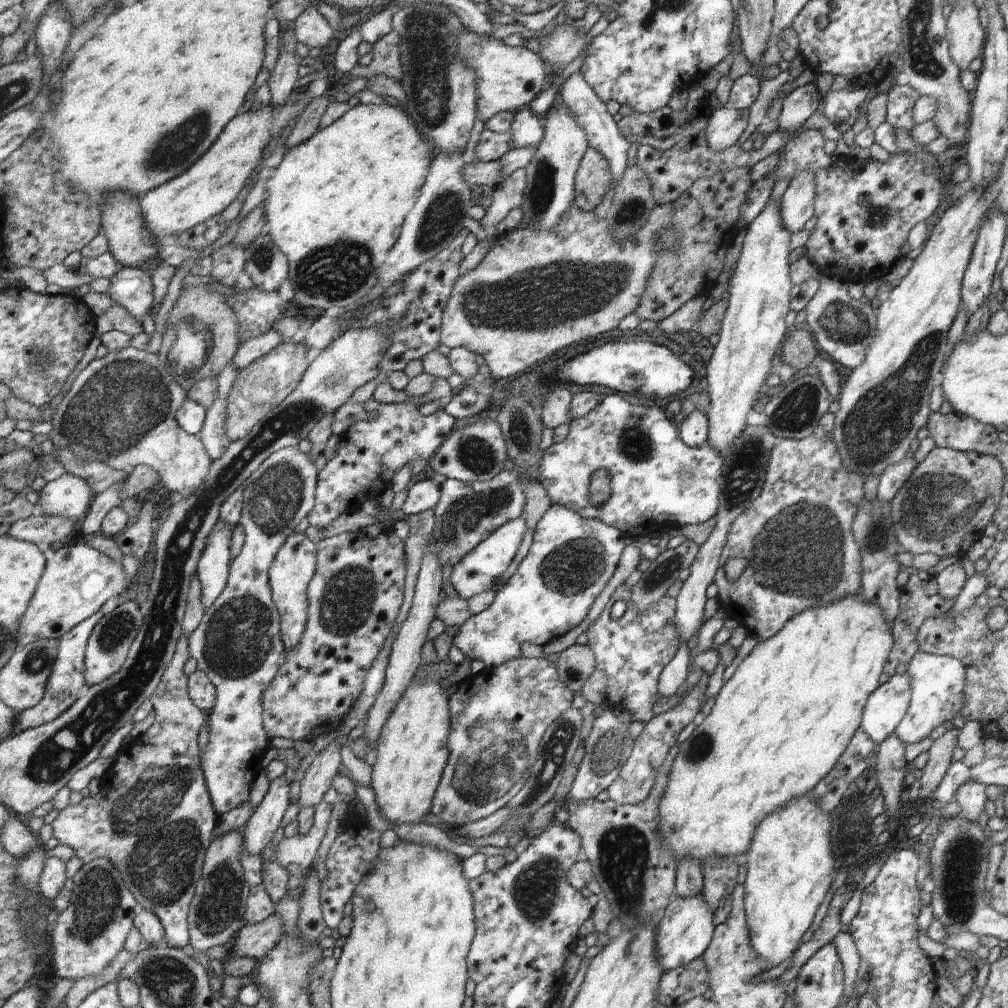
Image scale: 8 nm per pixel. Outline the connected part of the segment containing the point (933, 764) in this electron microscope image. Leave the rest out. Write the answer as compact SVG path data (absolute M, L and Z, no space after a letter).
M947 730L941 738L937 738L931 748L927 750L929 760L925 764L925 768L919 772L919 780L921 780L921 788L927 788L929 792L935 792L937 786L941 784L951 760L953 750L957 748L957 734L959 730Z

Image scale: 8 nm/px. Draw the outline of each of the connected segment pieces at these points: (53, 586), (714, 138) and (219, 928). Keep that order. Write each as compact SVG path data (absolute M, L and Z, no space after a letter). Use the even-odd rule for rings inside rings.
M69 542L65 548L57 550L53 560L49 562L45 576L37 588L33 604L25 614L19 630L21 648L29 644L37 644L39 640L59 640L65 634L73 632L81 622L93 618L111 598L127 598L127 574L121 562L111 560L109 556L89 548L85 544Z
M733 106L713 108L713 114L705 128L705 140L713 152L723 152L735 146L737 138L749 122L749 110L737 110Z
M233 832L223 838L213 840L207 860L205 874L197 884L197 894L193 900L191 916L189 916L189 932L191 946L197 950L209 950L215 946L229 946L231 940L239 936L239 932L247 926L245 912L251 898L251 884L247 882L245 868L241 864L241 848L245 844L243 832Z

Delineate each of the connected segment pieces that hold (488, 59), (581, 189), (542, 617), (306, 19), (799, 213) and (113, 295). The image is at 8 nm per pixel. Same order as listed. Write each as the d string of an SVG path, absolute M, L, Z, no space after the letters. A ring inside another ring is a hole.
M465 30L459 40L459 58L477 72L477 84L479 84L479 118L481 122L487 122L497 112L519 112L523 106L531 106L535 98L549 86L551 72L547 62L541 54L535 54L527 48L511 48L505 46L503 40L487 38L481 34L475 34L473 30Z
M587 148L575 172L575 200L573 204L583 212L593 212L613 188L613 174L609 162L601 152Z
M553 504L541 518L535 544L521 566L517 566L519 570L513 580L497 592L485 612L473 616L459 630L453 646L471 660L481 660L489 668L497 668L523 658L525 644L543 648L551 640L561 638L589 614L595 598L611 580L623 548L621 530Z
M317 8L307 10L295 22L295 28L297 28L295 32L297 32L299 42L305 44L305 46L309 46L309 48L323 48L335 36L335 30L329 26L329 22L325 20L325 16Z
M799 172L791 178L787 190L781 196L781 218L785 228L793 234L803 230L803 224L815 214L815 176L813 172Z
M123 266L123 270L119 270L109 280L107 294L117 306L125 306L135 320L139 320L141 324L149 322L149 312L155 302L153 282L149 272Z

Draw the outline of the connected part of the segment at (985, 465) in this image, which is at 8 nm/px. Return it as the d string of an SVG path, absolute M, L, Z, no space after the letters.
M933 448L907 478L903 488L889 502L887 516L893 522L893 530L903 552L935 554L939 560L943 556L965 558L969 546L983 538L983 528L991 522L997 502L1003 494L1003 468L993 456L979 456L977 452L955 452L947 448Z

